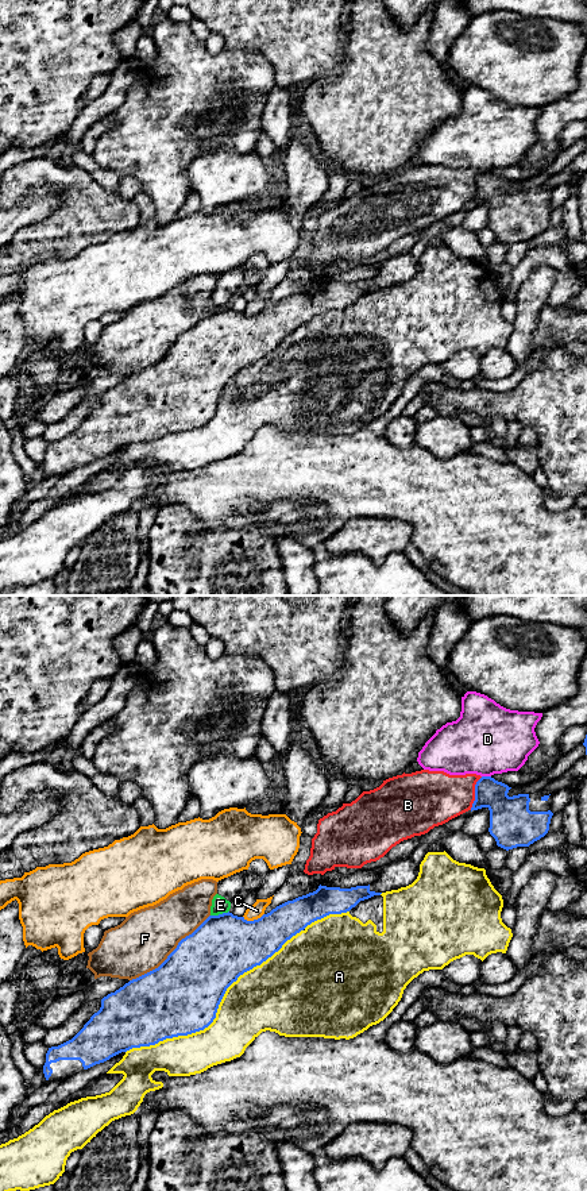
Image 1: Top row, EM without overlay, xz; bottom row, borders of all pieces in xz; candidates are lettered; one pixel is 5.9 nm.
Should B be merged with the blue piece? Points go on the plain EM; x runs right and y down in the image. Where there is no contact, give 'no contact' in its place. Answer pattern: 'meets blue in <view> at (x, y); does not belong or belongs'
meets blue in xz at (475, 188); does not belong

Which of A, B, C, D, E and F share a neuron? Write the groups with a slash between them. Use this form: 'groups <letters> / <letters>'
groups A / B / C / D / E / F

